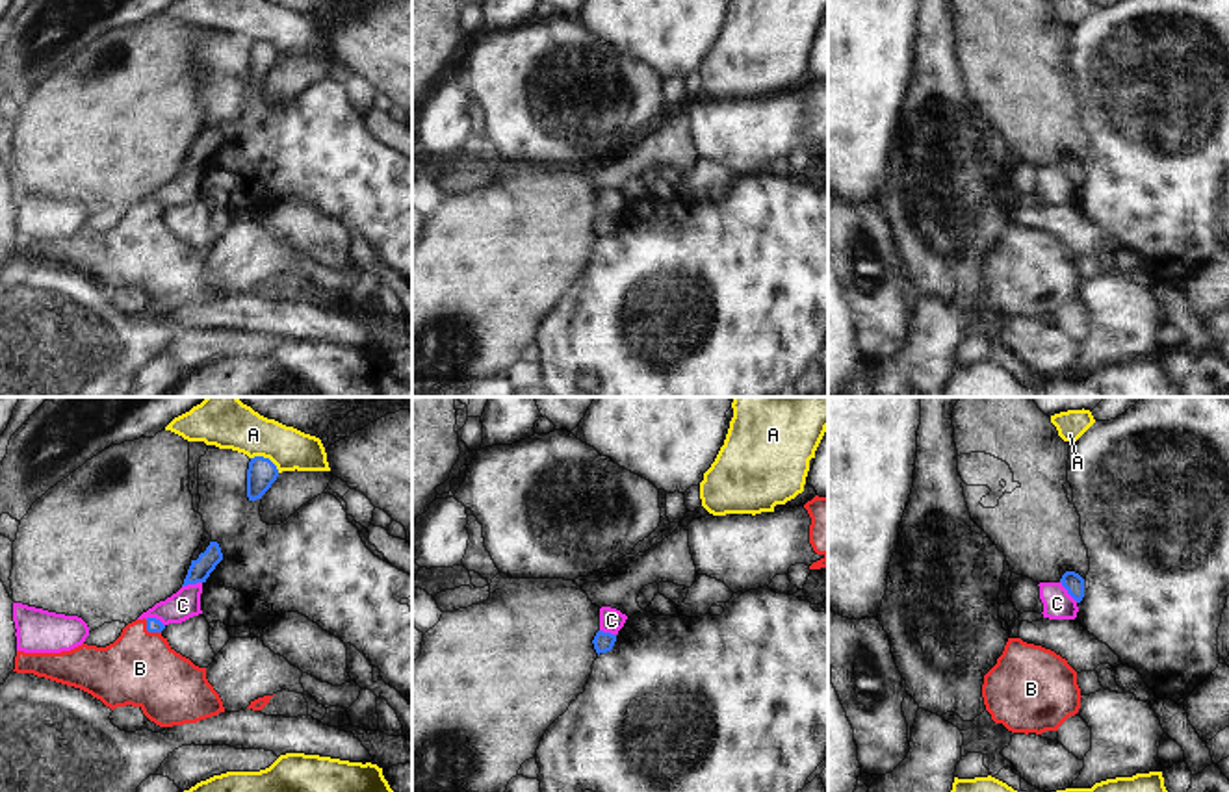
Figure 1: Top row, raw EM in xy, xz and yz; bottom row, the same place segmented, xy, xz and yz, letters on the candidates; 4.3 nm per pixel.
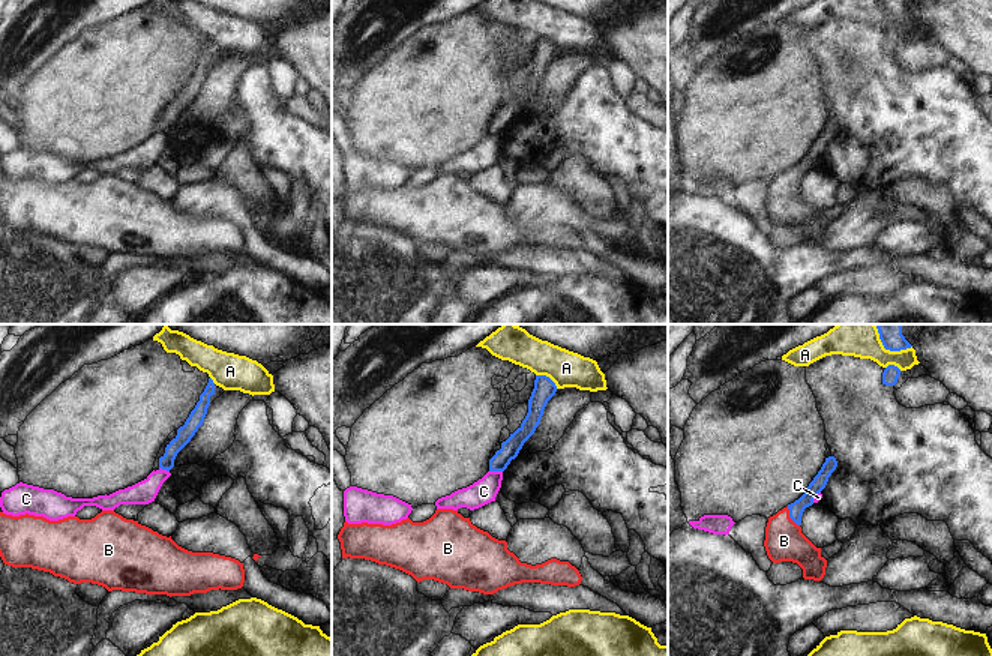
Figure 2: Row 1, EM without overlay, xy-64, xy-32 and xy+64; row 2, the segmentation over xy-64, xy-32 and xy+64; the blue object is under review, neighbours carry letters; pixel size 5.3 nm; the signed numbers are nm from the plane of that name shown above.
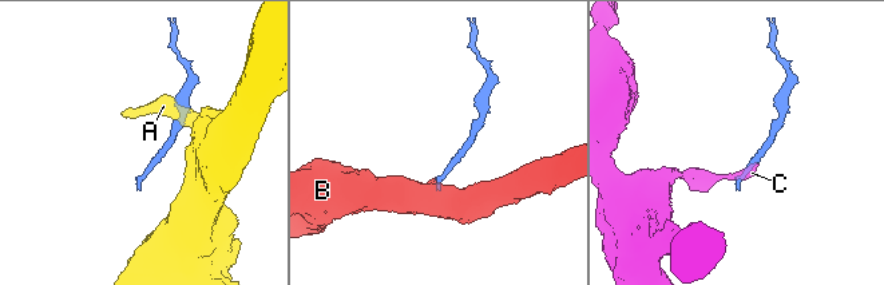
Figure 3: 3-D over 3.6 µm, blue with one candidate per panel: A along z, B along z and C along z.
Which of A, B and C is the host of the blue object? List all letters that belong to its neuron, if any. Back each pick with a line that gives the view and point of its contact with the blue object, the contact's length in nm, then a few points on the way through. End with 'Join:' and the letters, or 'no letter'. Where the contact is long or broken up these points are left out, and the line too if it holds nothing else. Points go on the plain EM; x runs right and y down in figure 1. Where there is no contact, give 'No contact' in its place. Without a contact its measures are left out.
B: Touches blue at xy (149, 216). Shared border 90 nm. Path across: xy (153, 210), (149, 216), (142, 223), (140, 253)
Join: B.

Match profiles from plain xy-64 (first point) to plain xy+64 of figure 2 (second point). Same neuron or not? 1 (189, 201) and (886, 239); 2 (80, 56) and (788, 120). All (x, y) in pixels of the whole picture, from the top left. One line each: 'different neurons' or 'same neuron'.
1: different neurons
2: same neuron

